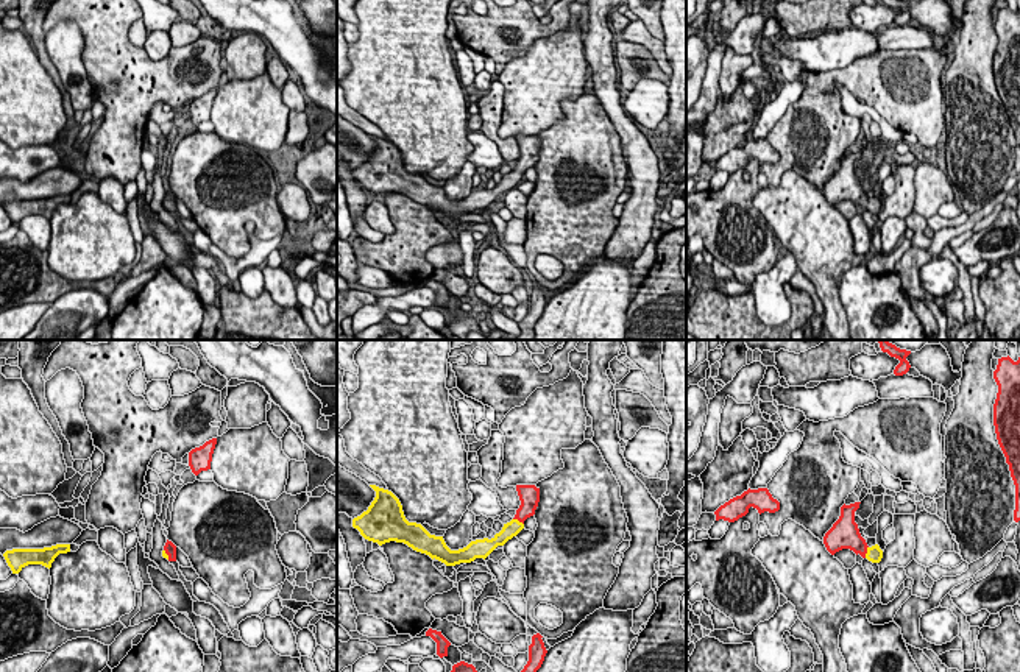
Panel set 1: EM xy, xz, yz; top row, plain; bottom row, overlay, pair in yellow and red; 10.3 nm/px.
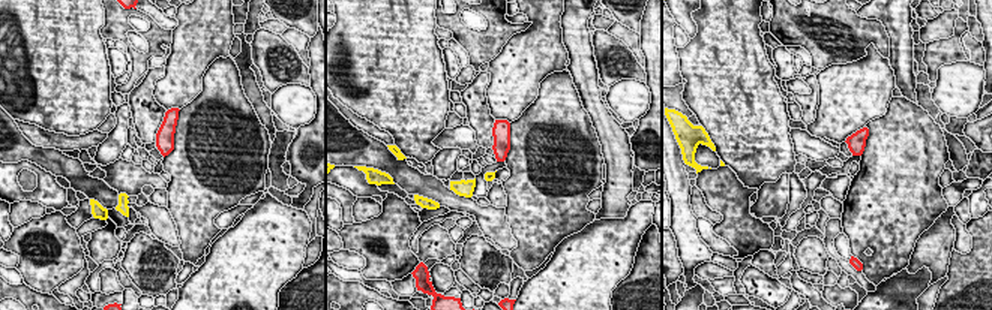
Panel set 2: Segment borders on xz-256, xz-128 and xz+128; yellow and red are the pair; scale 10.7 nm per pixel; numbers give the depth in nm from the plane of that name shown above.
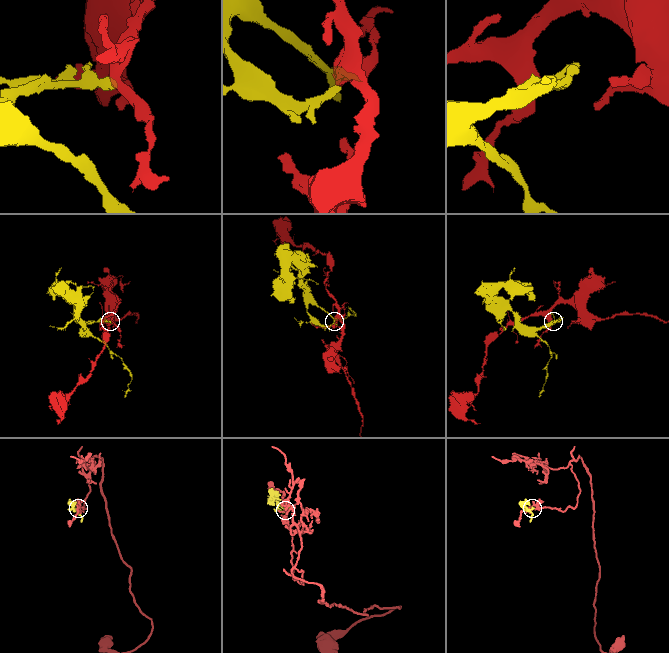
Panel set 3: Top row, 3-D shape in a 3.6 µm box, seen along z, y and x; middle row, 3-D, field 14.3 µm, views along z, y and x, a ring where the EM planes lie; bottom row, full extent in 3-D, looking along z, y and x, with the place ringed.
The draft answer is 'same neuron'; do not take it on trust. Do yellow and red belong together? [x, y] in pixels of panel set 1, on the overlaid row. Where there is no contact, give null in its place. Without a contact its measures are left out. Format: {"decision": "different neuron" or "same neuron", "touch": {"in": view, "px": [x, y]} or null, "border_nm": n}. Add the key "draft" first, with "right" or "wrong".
{"draft": "right", "decision": "same neuron", "touch": {"in": "yz", "px": [867, 552]}, "border_nm": 130}

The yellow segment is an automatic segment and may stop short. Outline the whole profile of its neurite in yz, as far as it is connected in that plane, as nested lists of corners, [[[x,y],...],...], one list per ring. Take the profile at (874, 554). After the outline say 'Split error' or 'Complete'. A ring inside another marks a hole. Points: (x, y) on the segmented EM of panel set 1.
[[[861,502],[850,505],[844,504],[841,507],[841,516],[825,533],[823,544],[831,555],[842,549],[850,549],[872,563],[880,563],[883,558],[883,550],[878,544],[869,547],[859,533],[858,524],[855,522],[855,511],[859,508],[859,504]]]. Split error

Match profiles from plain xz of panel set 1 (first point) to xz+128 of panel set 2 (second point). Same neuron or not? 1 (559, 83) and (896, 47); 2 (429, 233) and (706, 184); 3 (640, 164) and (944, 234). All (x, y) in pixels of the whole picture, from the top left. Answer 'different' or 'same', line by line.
1: different
2: same
3: same

